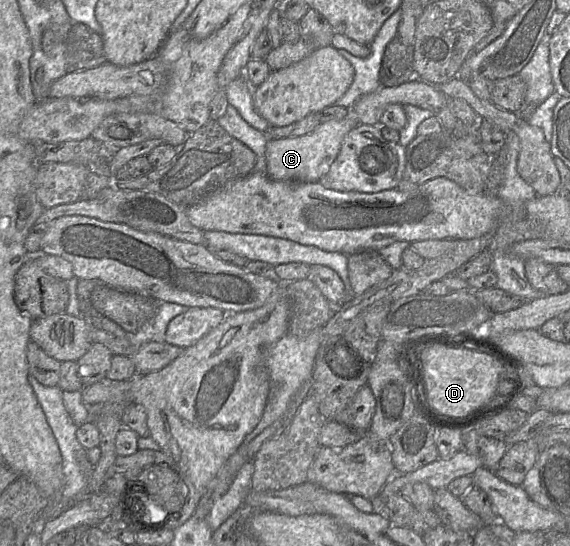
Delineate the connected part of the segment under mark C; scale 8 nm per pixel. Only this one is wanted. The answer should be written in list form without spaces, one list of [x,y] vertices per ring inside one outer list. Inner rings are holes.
[[[350,114],[339,120],[317,125],[310,133],[298,137],[269,139],[266,144],[266,174],[273,180],[318,182],[329,171],[336,159],[345,135],[354,128],[357,120]]]

